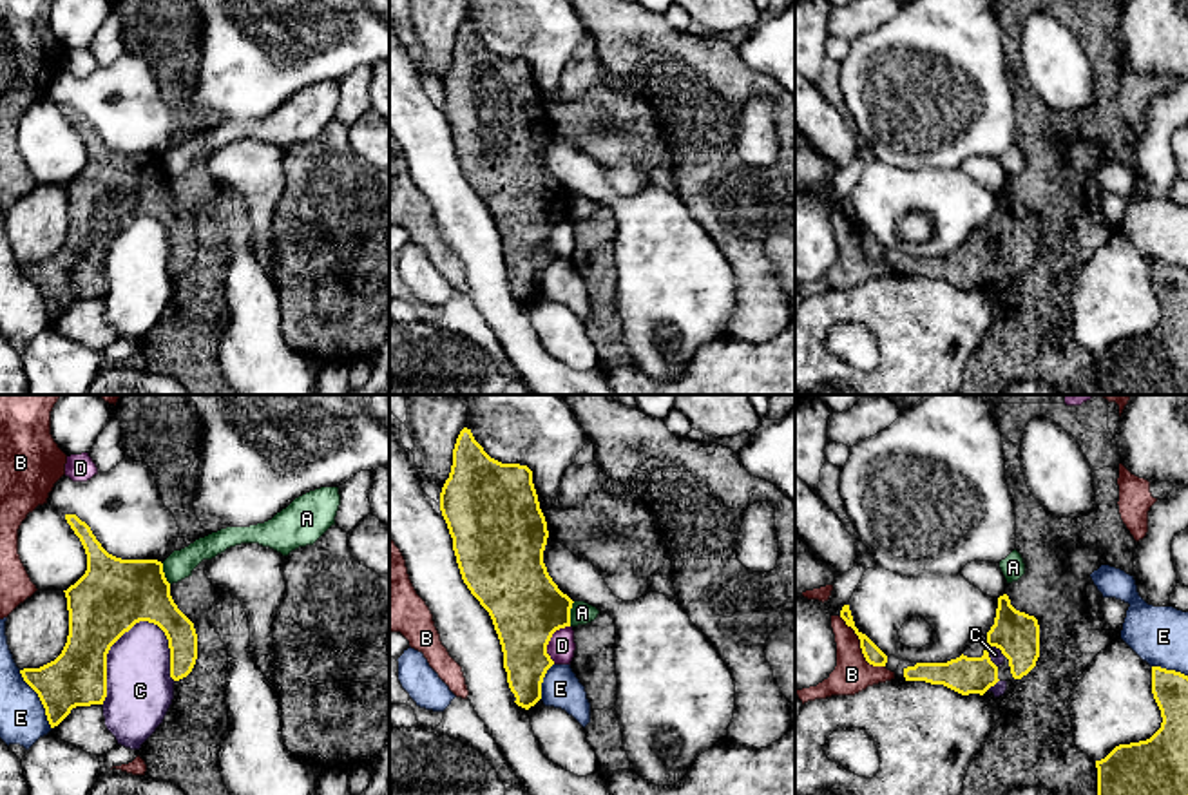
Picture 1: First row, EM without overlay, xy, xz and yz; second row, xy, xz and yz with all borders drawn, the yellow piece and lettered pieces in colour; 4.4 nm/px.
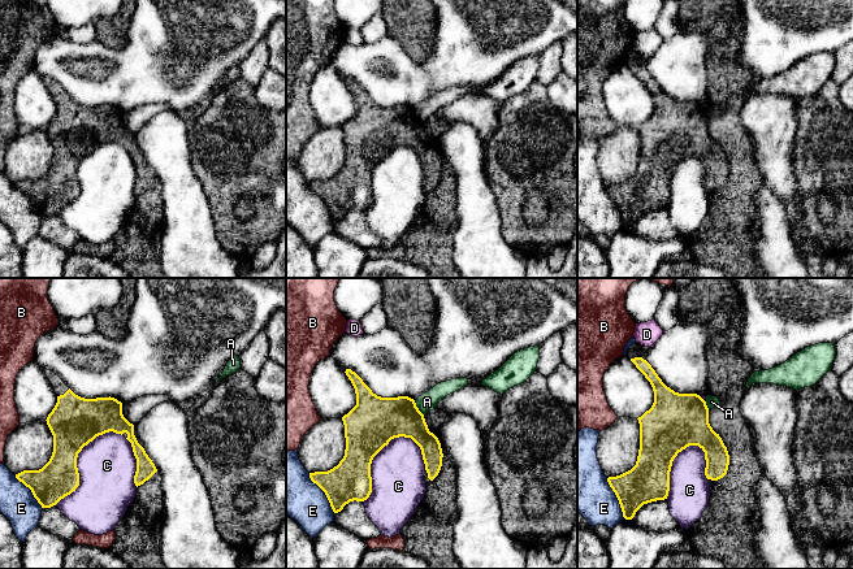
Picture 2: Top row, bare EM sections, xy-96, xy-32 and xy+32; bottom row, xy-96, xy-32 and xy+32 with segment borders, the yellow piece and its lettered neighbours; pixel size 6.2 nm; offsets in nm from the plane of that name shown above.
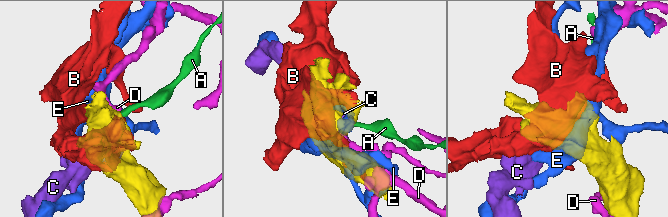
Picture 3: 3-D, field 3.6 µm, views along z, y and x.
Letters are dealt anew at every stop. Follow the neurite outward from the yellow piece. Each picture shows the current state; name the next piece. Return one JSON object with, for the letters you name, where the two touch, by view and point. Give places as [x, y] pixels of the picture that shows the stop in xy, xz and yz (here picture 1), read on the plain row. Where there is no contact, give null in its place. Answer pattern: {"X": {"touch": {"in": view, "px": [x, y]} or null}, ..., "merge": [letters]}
{"merge": []}

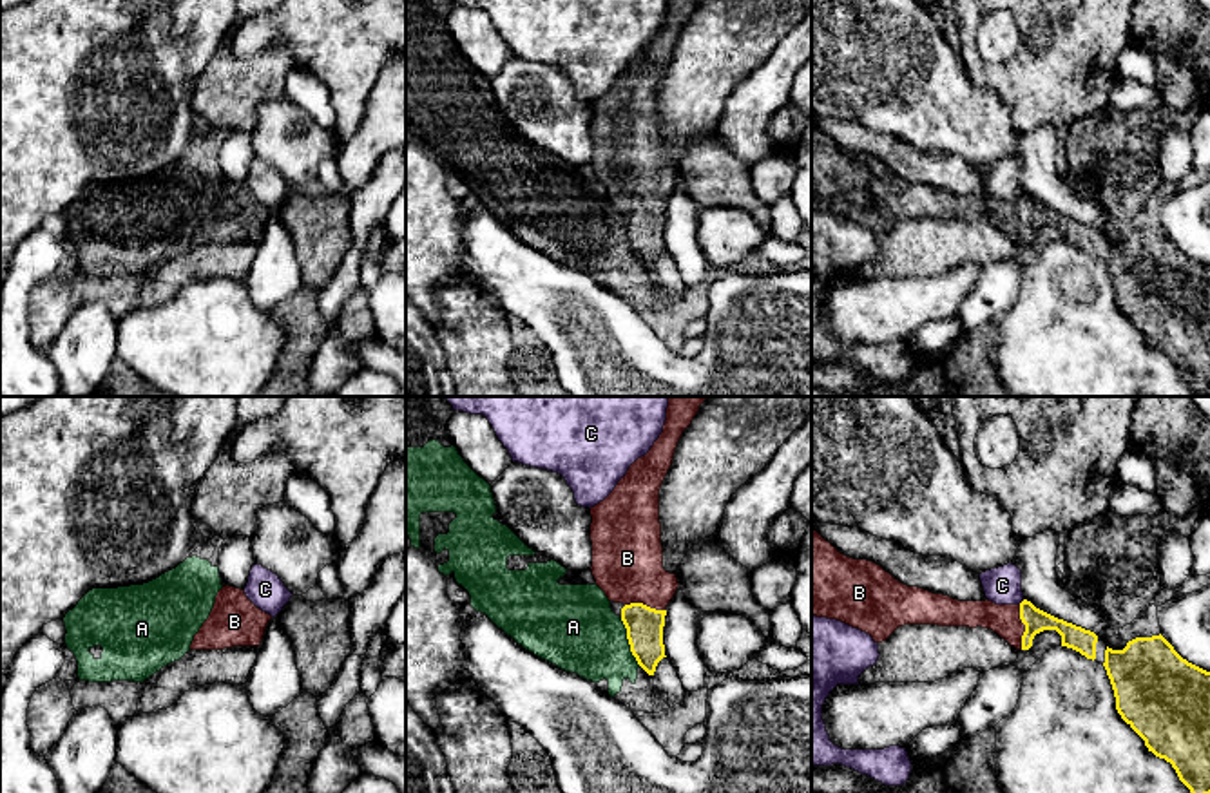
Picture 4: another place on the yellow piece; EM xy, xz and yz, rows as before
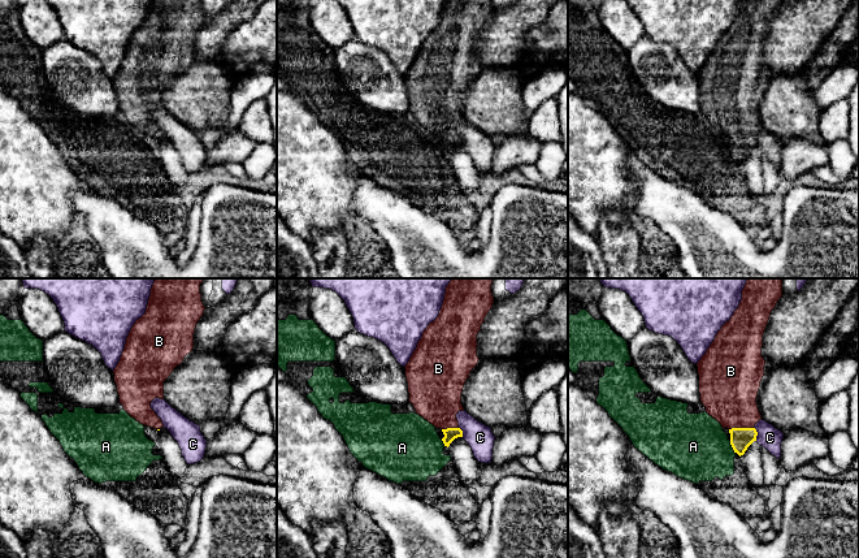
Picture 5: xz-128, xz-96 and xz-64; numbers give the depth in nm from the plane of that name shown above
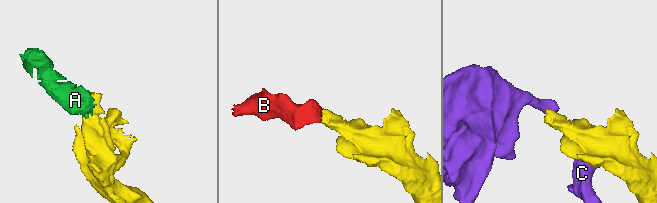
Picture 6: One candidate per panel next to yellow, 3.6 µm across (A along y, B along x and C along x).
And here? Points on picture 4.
{"B": {"touch": {"in": "yz", "px": [1026, 221]}}, "merge": ["B"]}

